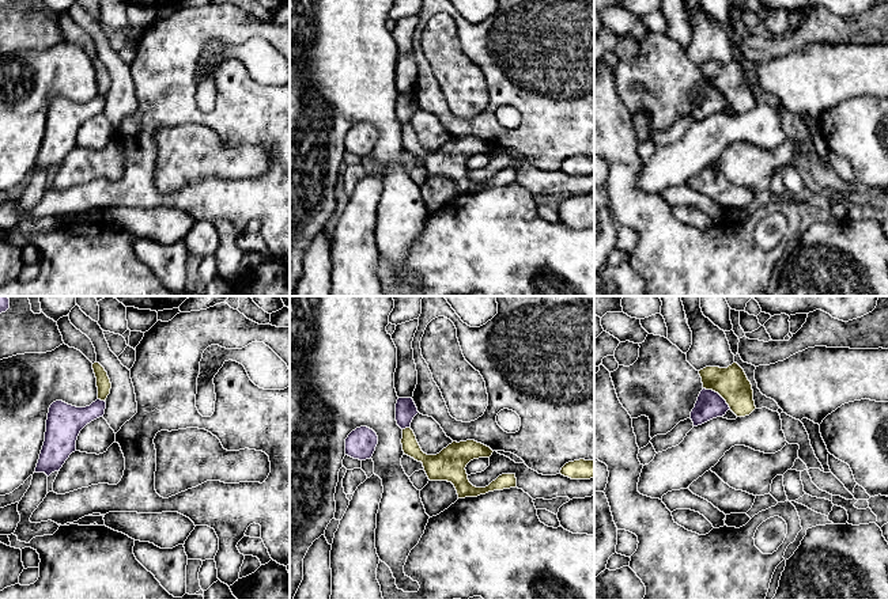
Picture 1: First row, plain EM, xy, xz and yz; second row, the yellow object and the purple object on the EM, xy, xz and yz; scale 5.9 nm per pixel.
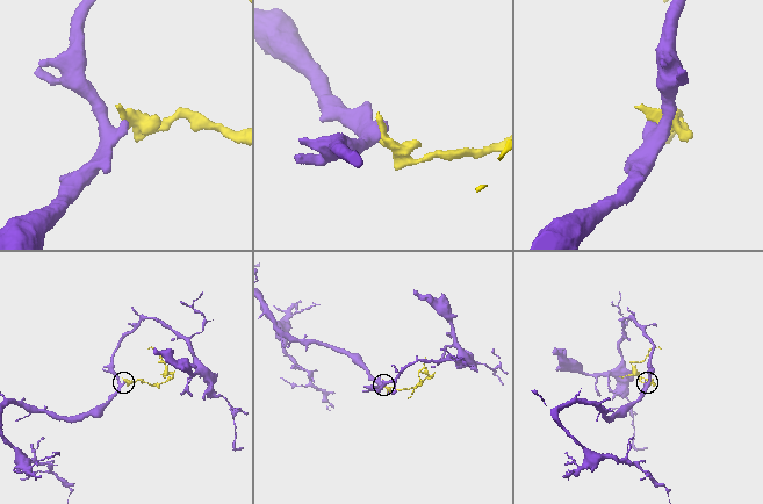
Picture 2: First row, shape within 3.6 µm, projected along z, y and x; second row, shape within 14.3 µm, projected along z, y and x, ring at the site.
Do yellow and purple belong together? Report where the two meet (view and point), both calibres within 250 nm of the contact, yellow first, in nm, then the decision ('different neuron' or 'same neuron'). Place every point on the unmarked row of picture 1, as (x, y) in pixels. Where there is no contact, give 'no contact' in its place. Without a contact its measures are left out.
yz (718, 88) | 190/160 nm | different neuron

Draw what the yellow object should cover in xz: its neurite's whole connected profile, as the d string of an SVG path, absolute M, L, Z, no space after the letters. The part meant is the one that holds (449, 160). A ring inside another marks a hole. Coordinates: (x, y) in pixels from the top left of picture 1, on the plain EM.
M411 124L403 125L403 147L405 151L423 159L430 177L451 178L458 194L477 193L494 186L503 186L517 182L515 170L502 170L485 183L473 182L466 170L466 160L479 153L490 153L492 145L475 136L453 137L437 151L427 151L422 147Z

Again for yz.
M737 58L728 64L706 62L699 71L703 84L718 88L737 113L749 111L756 105L752 80Z

